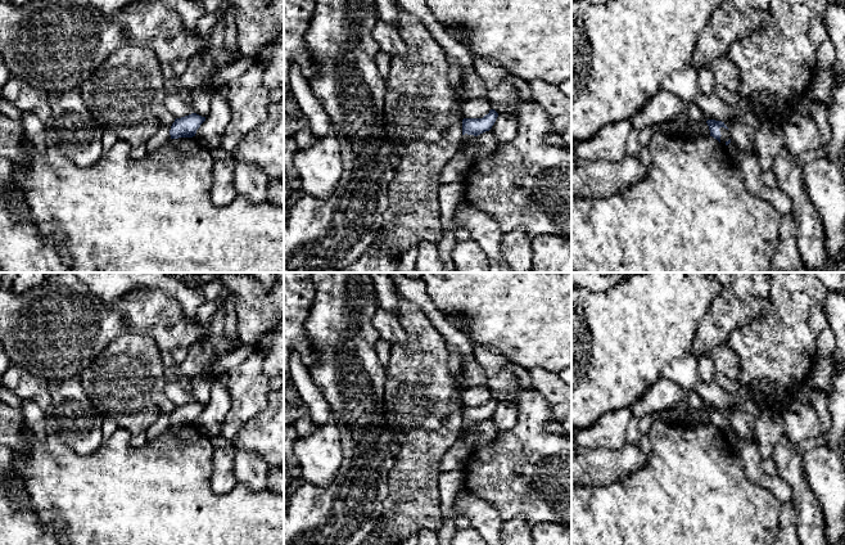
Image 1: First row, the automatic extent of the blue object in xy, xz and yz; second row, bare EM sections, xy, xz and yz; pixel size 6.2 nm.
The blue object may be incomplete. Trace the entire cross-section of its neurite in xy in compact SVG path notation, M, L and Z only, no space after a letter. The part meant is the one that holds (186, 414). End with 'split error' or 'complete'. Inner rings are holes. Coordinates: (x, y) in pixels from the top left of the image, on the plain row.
M196 401L176 406L170 418L171 427L195 424L196 418L204 409L205 405L202 405Z; complete

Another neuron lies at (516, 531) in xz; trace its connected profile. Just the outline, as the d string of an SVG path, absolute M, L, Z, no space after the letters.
M523 517L503 522L501 545L533 545L532 526Z

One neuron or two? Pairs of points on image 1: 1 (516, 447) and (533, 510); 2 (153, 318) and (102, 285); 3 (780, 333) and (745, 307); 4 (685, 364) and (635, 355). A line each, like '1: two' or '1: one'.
1: one
2: two
3: two
4: two

